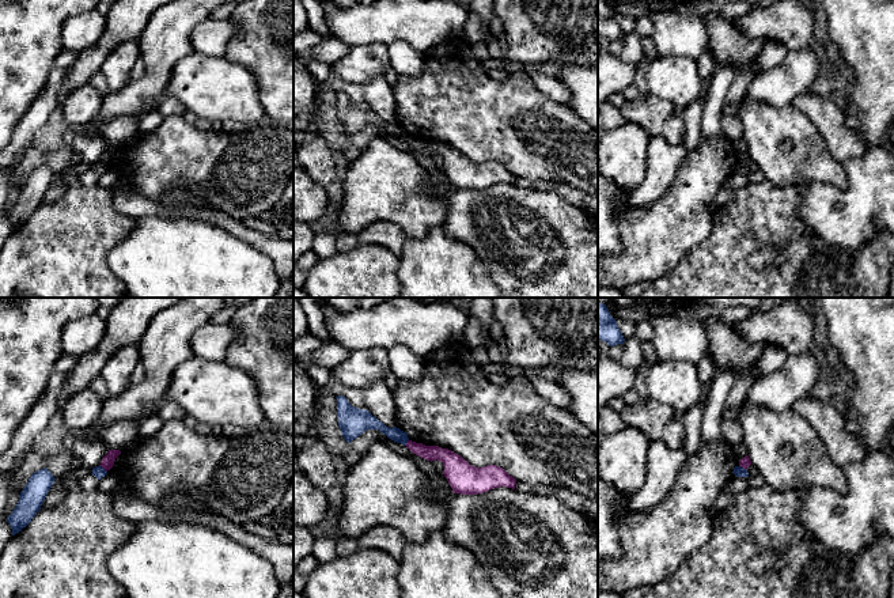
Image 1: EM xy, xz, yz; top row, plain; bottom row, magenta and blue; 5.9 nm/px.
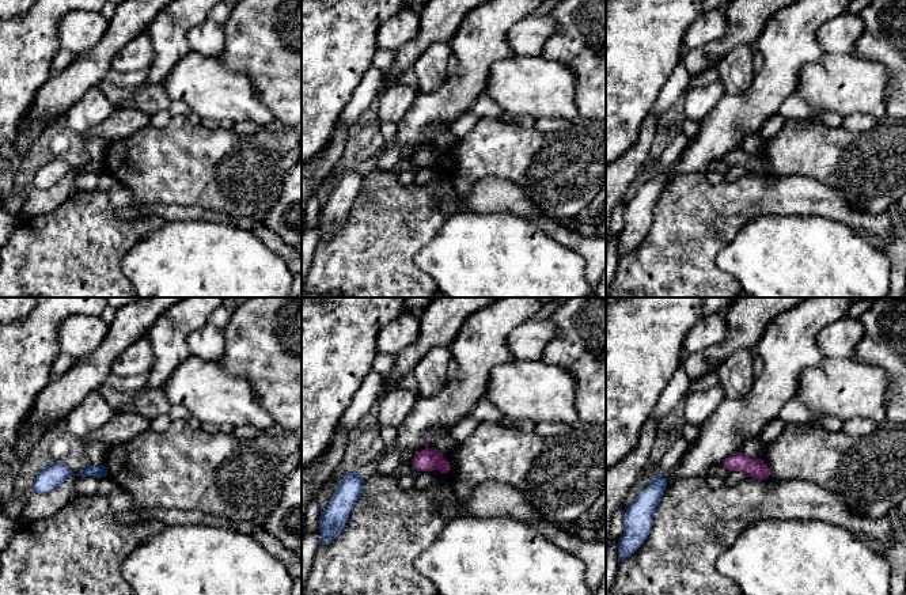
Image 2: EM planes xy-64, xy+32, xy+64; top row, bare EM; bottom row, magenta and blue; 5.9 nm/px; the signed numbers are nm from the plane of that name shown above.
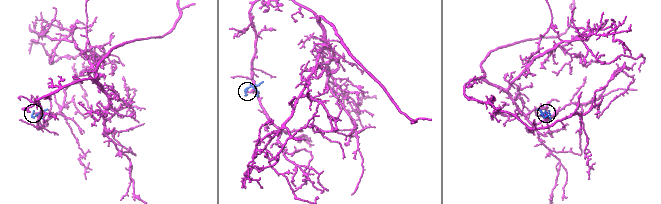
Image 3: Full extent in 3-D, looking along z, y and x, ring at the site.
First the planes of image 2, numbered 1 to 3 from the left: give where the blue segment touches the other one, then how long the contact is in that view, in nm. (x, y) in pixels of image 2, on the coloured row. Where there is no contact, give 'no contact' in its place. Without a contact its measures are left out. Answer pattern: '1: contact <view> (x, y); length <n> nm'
1: no contact
2: no contact
3: no contact

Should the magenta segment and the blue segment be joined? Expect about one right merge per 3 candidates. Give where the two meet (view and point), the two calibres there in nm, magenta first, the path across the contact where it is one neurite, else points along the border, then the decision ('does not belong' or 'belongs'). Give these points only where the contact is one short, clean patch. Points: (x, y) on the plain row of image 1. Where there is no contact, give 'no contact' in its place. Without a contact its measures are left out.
contact xy (103, 163); calibres 80 and 70 nm; border xy (99, 161), (106, 167); does not belong

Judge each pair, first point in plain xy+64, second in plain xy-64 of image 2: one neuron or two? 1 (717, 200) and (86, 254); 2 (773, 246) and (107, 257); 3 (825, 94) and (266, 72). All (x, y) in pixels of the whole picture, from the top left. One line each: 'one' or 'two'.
1: one
2: two
3: two

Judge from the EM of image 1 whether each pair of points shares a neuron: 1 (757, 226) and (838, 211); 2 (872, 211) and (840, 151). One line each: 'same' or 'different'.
1: different
2: different

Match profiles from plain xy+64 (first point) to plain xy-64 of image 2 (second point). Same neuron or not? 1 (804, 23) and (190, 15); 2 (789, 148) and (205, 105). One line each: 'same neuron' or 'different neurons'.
1: same neuron
2: different neurons

